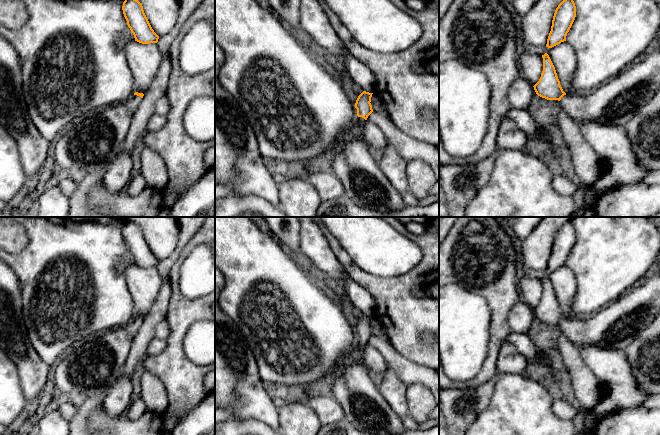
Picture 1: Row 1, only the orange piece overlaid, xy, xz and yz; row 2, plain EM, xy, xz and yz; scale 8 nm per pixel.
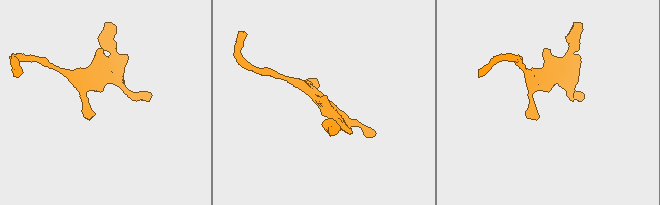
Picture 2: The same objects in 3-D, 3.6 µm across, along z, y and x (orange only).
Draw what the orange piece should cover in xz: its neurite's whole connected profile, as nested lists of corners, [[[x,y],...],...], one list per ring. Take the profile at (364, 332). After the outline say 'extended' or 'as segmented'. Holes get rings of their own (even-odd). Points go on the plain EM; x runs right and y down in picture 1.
[[[363,315],[357,322],[355,332],[357,341],[354,351],[335,372],[333,393],[342,407],[345,418],[359,431],[373,435],[393,435],[407,430],[402,419],[393,411],[378,388],[378,381],[364,364],[364,348],[373,336],[371,321],[373,317]]] | extended

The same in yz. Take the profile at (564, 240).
[[[570,220],[563,224],[555,234],[546,271],[552,272],[561,266],[566,265],[567,257],[569,256],[575,241],[576,230],[572,220]]] | as segmented

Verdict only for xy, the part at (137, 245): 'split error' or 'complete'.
complete

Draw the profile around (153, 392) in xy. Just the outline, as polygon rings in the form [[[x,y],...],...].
[[[145,371],[140,378],[140,398],[149,411],[163,415],[168,407],[168,392],[163,382],[151,372]]]

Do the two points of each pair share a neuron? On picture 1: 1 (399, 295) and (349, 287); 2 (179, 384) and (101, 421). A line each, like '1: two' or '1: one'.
1: two
2: two

